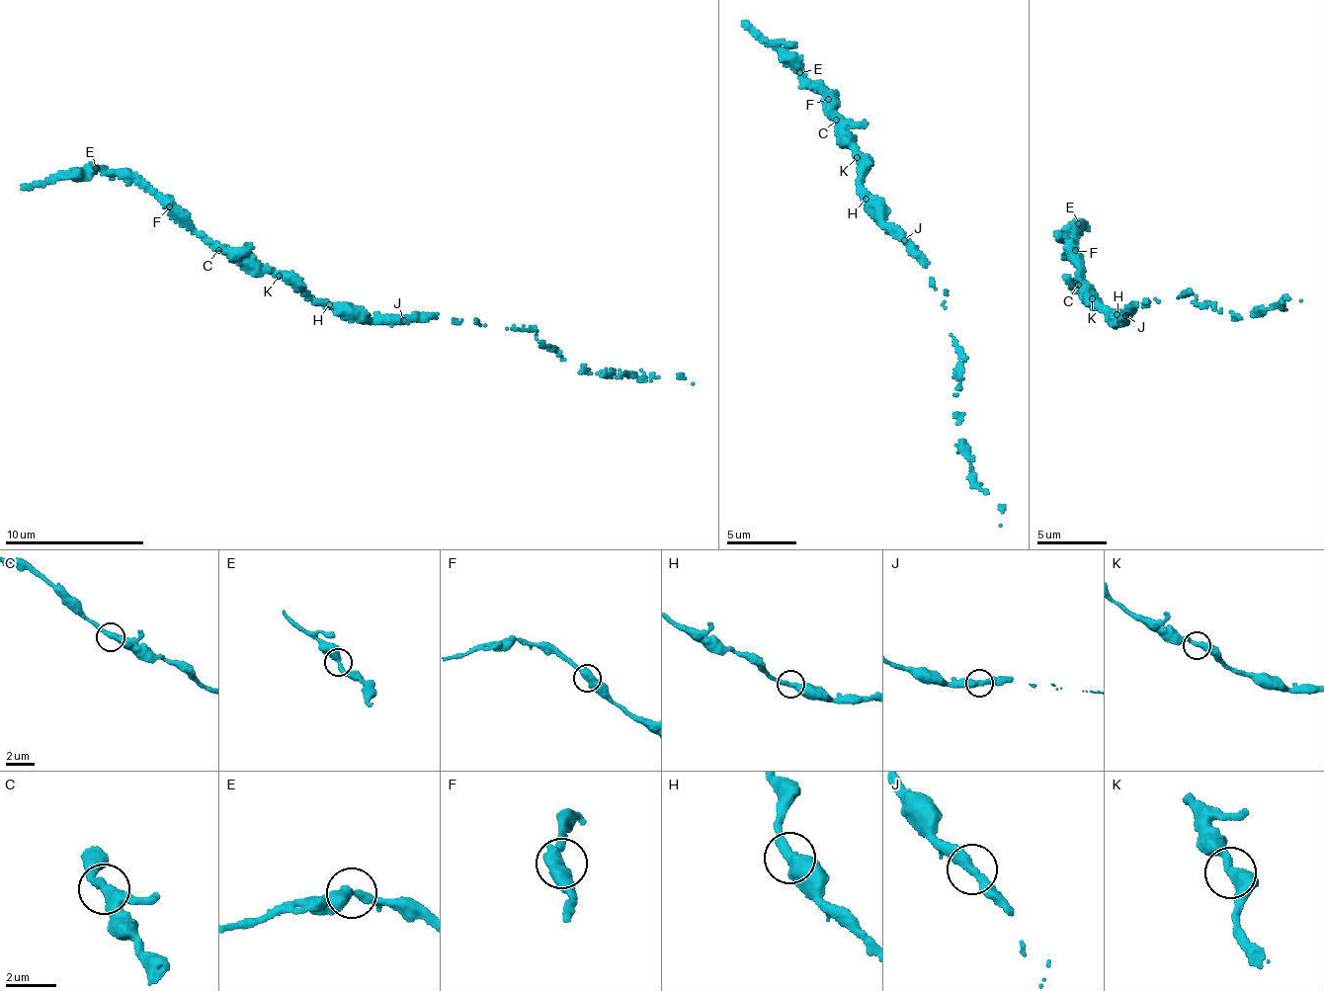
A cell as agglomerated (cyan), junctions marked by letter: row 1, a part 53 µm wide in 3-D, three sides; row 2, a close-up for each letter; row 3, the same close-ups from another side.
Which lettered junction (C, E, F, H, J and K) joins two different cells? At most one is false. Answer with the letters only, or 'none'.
none

